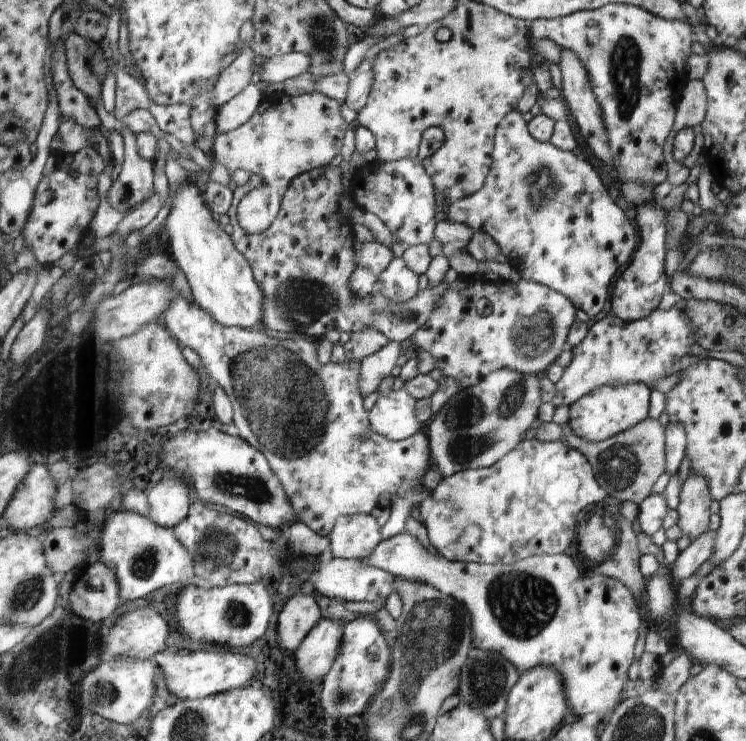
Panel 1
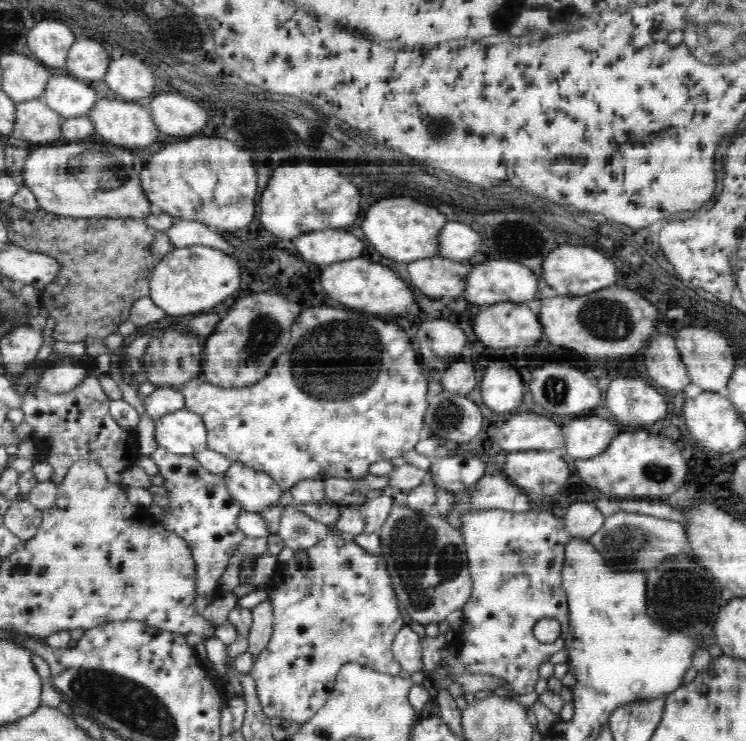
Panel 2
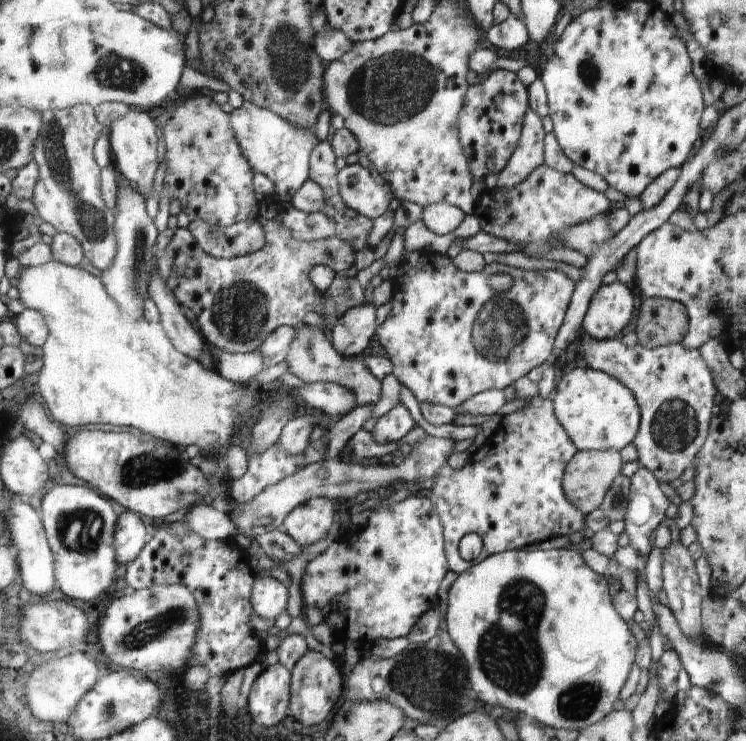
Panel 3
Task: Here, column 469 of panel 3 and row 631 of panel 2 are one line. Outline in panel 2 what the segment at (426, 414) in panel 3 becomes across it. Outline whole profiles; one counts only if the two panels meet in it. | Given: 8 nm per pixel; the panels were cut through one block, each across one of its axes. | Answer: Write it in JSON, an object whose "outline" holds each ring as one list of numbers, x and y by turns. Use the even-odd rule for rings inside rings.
{"outline":[[408,623,396,634,395,642,392,644,394,658,400,663,408,674,424,671,422,660,421,639,418,634,411,630]]}

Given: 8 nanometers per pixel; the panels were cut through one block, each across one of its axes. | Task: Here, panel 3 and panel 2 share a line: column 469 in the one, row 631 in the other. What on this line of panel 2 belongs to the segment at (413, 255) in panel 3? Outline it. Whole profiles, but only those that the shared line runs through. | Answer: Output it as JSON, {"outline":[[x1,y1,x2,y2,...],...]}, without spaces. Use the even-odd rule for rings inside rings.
{"outline":[[332,532,321,539,316,545,306,548,306,550,298,550,294,557,286,564,277,566,276,574,268,582,268,597,273,608,273,632,270,643,260,652,252,669,252,678,256,681,257,697,260,701,263,713,269,718,280,718,292,720,292,722,306,723,315,716,316,712,326,704,328,697,334,690,337,674,344,665,355,663,356,665,372,668,377,672,391,674,396,676,400,674,400,663,394,658,392,652,392,644,395,642,396,634,408,623,405,615,401,610,399,598,396,597,395,586,392,585,391,575,387,572,386,562,381,556,366,552,364,548,358,546,354,542,346,542,342,540,339,534]]}

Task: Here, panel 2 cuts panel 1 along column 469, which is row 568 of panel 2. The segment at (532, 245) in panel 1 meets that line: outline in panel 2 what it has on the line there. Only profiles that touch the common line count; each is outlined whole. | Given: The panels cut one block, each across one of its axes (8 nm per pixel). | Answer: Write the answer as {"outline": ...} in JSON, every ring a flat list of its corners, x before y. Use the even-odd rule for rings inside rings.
{"outline":[[158,446,151,458,164,477,163,488,168,491,170,514,166,514,161,526,184,539,191,548,196,570,196,596,205,596,212,602,224,594,219,588,219,578,226,572,228,562,238,552,244,534,237,530,238,516,244,511,240,503,231,497,225,476,208,472,193,456,179,456]]}

